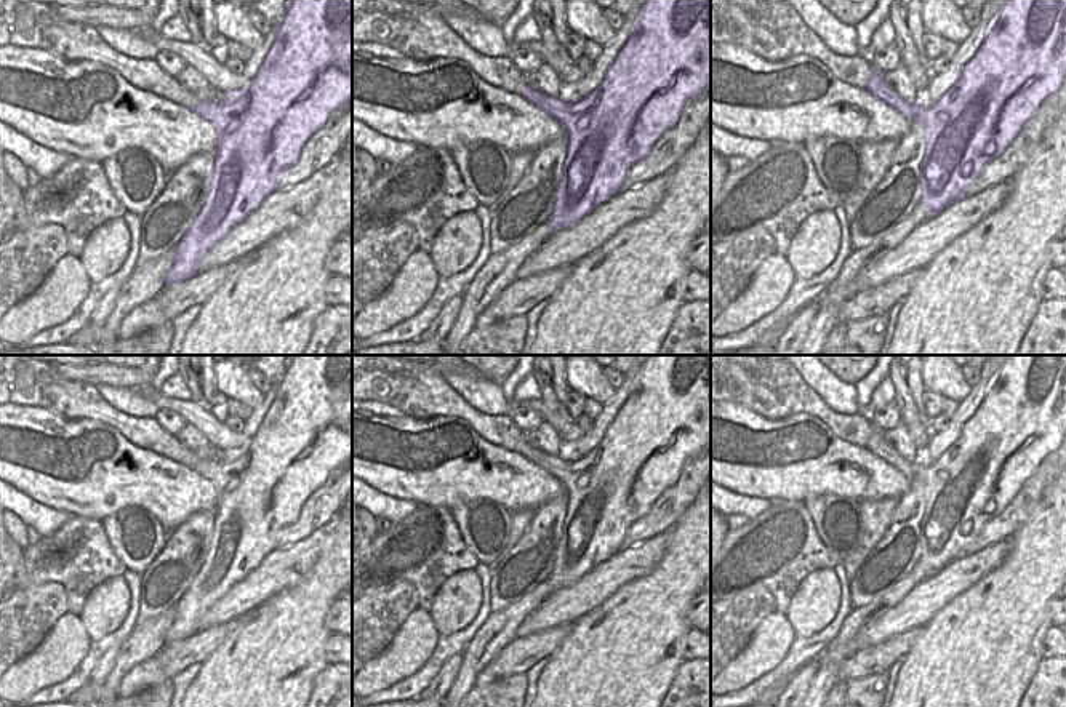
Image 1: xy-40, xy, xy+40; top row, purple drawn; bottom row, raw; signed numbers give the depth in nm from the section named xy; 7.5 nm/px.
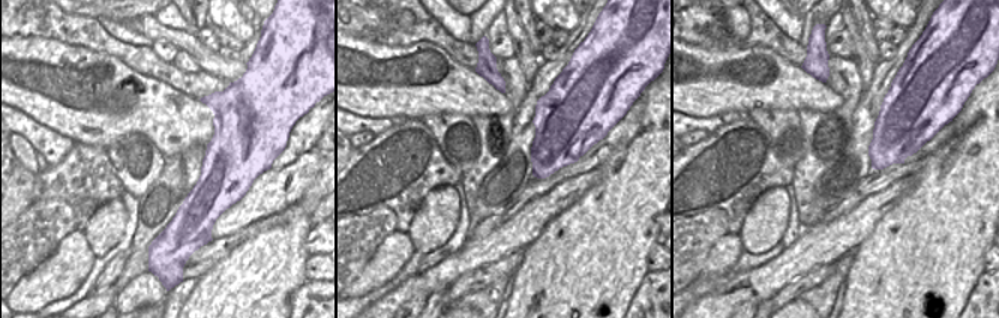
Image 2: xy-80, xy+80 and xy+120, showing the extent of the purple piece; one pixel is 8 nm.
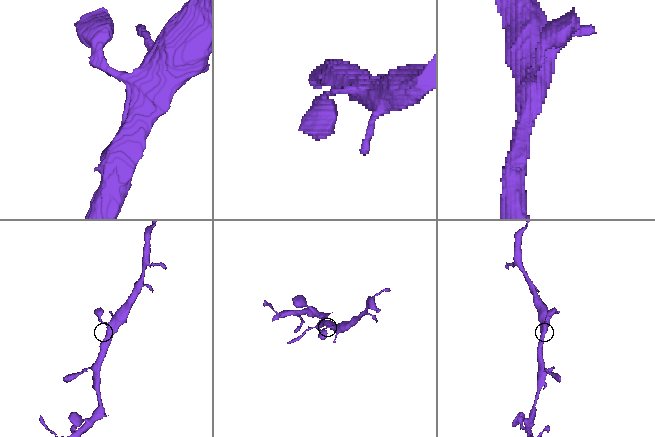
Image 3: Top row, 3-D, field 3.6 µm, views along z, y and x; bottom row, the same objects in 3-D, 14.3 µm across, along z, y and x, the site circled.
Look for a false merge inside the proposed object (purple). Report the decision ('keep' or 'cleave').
keep

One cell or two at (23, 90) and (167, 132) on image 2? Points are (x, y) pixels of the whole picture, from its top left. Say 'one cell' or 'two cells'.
one cell

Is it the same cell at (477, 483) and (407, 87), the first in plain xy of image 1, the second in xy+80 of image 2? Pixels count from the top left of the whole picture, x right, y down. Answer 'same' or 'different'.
same

